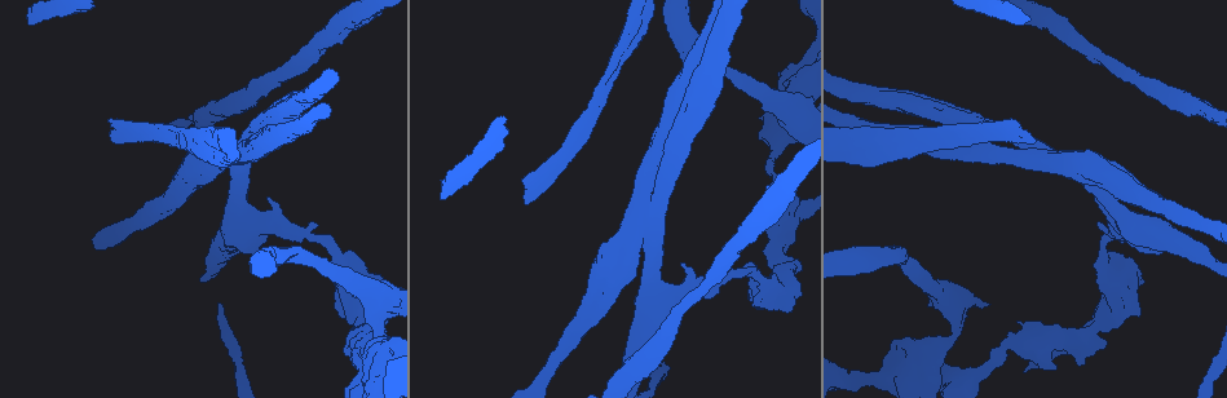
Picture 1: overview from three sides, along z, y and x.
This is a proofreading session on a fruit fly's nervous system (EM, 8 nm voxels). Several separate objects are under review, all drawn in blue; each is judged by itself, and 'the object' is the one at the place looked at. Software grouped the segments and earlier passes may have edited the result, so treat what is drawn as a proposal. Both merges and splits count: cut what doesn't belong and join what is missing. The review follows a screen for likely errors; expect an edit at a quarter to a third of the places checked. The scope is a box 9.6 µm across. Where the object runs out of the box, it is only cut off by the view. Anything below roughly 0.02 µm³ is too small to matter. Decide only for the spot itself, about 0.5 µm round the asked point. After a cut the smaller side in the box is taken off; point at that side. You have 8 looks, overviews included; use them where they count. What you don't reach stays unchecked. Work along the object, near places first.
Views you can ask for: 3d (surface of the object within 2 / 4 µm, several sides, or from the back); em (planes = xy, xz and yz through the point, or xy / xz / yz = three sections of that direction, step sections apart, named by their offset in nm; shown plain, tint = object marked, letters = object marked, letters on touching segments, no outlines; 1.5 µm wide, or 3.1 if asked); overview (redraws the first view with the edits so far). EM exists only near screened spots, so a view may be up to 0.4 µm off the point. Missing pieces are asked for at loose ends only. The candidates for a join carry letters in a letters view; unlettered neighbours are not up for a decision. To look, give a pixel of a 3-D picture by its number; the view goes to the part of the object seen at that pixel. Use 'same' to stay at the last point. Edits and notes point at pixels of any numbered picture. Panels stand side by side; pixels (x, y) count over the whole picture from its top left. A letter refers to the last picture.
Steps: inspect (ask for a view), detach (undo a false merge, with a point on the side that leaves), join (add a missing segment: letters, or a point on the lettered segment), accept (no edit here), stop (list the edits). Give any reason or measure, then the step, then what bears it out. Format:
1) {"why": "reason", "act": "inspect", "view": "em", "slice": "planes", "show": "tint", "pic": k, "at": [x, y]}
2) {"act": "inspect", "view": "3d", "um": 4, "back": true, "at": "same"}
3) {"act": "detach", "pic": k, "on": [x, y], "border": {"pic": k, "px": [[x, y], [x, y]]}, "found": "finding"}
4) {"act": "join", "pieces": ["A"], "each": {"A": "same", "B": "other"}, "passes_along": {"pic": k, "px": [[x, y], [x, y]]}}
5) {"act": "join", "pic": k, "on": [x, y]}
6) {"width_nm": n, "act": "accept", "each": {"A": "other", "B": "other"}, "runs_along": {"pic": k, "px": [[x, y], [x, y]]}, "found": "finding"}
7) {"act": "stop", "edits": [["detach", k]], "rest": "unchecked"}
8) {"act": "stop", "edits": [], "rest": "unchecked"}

{"why": "branch stops here", "act": "inspect", "view": "em", "slice": "xz", "step": 4, "show": "tint", "pic": 1, "at": [442, 199]}

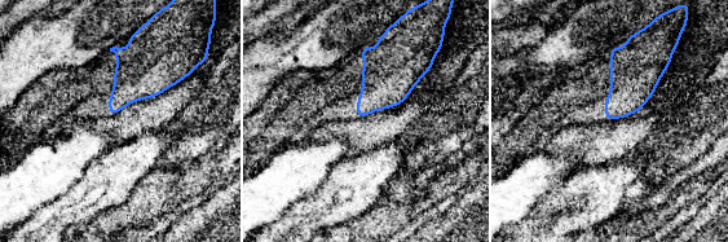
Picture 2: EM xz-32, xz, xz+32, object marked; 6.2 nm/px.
{"why": "cut it another way", "act": "inspect", "view": "em", "slice": "planes", "show": "letters", "at": "same"}

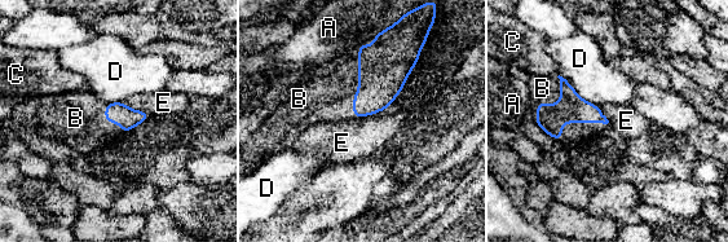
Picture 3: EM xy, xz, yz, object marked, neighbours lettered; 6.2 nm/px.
{"act": "join", "pieces": ["B"], "each": {"A": "other", "B": "same", "C": "other", "D": "other", "E": "other"}, "passes_along": {"pic": 3, "px": [[383, 67], [358, 82], [323, 93]]}, "found": "the cell continues"}

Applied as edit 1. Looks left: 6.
{"why": "see it whole again", "act": "inspect", "view": "overview"}

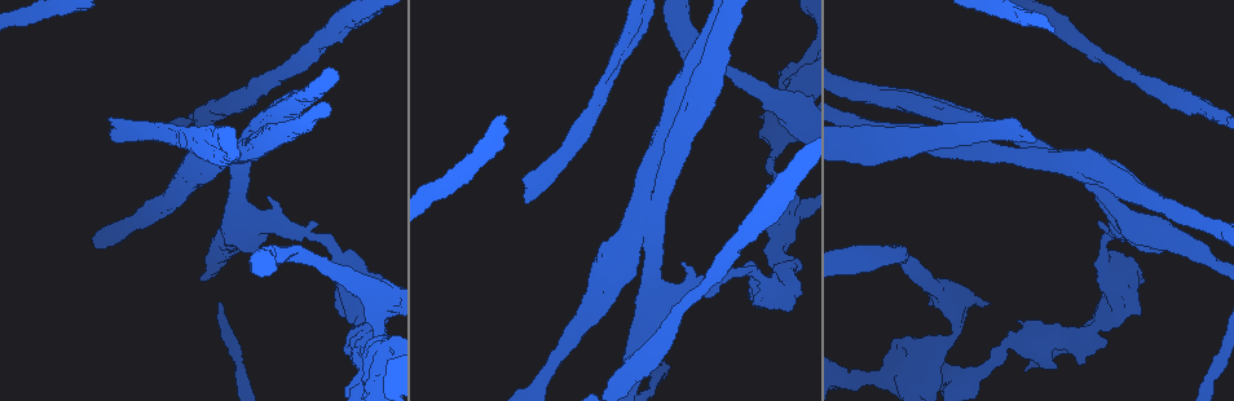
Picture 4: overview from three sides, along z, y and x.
{"why": "thick turns thin", "act": "inspect", "view": "em", "slice": "planes", "show": "tint", "pic": 4, "at": [255, 90]}

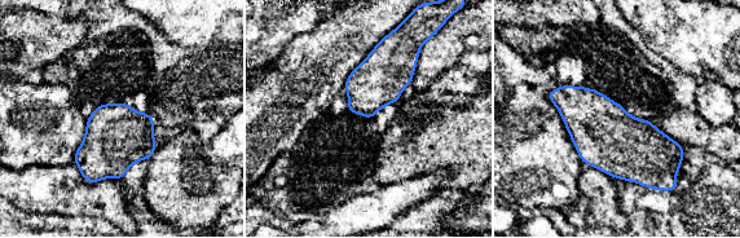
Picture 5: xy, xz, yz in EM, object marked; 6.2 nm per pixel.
{"act": "inspect", "view": "em", "slice": "planes", "show": "letters", "at": "same"}

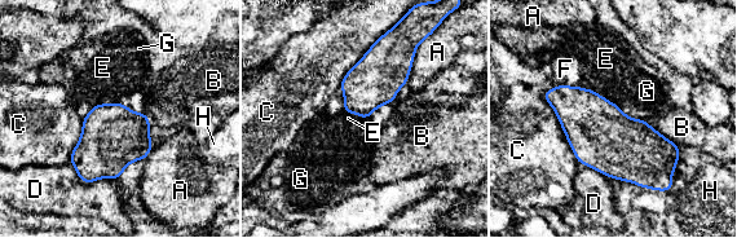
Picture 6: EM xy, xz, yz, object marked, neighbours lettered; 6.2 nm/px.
{"act": "accept", "each": {"A": "other", "B": "other", "C": "other", "D": "other", "E": "other", "F": "other", "G": "other", "H": "other"}, "border": {"pic": 6, "px": [[645, 120], [679, 146]]}, "found": "one cell here"}

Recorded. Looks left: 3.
{"why": "stops while still wide", "act": "inspect", "view": "3d", "um": 4, "pic": 4, "at": [1103, 346]}

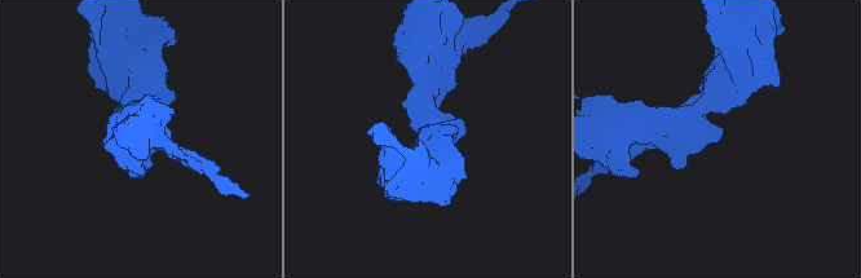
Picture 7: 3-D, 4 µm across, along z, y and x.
{"arm_widths_nm": [360, 380], "act": "inspect", "view": "em", "slice": "planes", "show": "plain", "pic": 7, "at": [714, 143]}

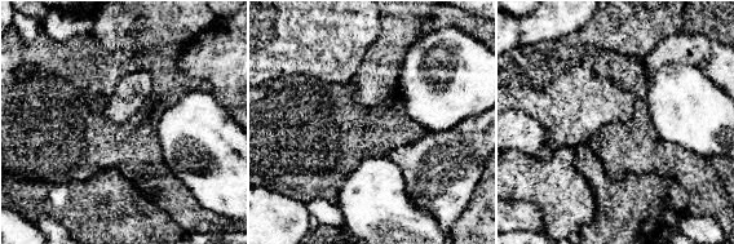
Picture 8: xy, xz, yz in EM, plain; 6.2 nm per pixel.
{"act": "inspect", "view": "em", "slice": "planes", "show": "letters", "at": "same"}

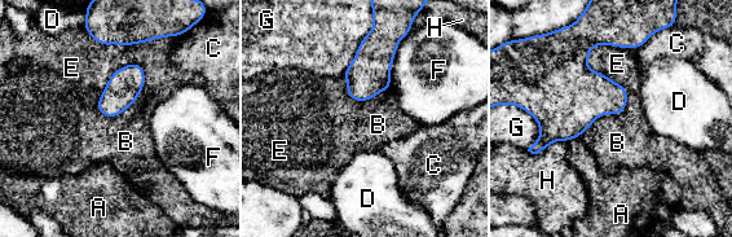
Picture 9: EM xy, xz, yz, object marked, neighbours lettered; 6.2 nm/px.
{"act": "accept", "each": {"A": "other", "B": "other", "C": "other", "D": "other", "E": "other", "F": "other", "G": "other", "H": "other"}, "found": "no lettered segment goes on from it"}

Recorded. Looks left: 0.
{"act": "stop", "edits": [["join", 3]], "rest": "unchecked"}

